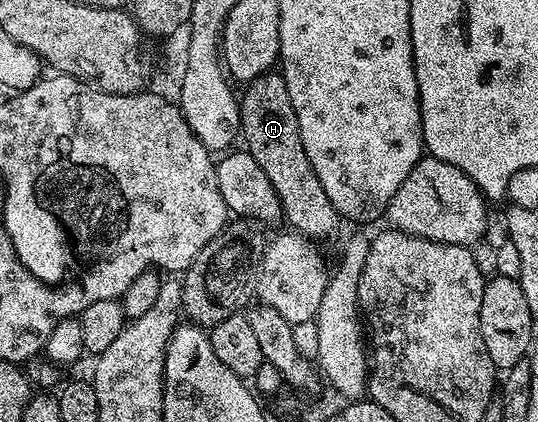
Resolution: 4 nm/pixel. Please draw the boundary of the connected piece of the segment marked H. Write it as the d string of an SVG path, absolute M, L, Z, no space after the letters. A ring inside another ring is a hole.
M282 74L259 75L242 90L239 99L241 139L247 142L245 149L253 161L265 169L265 177L269 177L283 206L283 219L291 222L298 234L312 241L329 238L341 224L341 217L333 209L329 197L325 197L325 189L321 189L321 181L317 181L317 173L313 173L313 165L309 165L309 157L305 157L297 113L293 101L289 101L289 89Z

